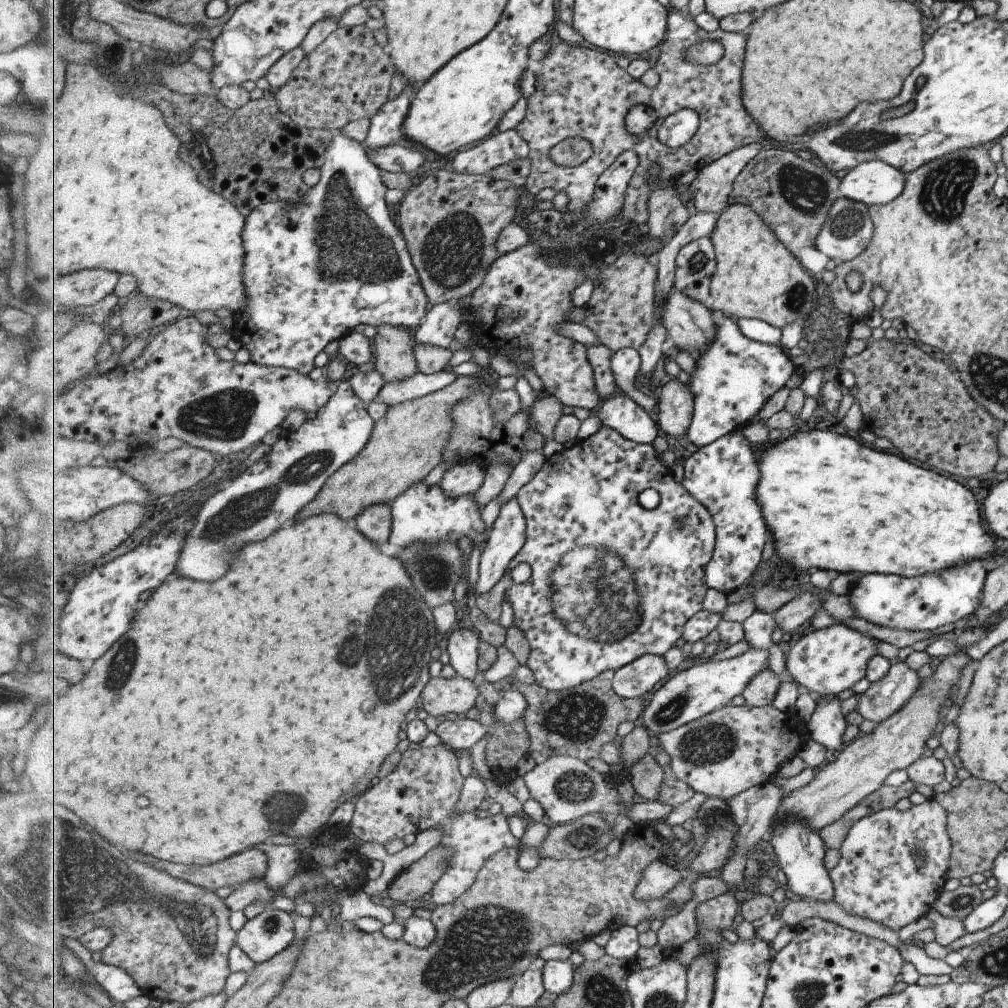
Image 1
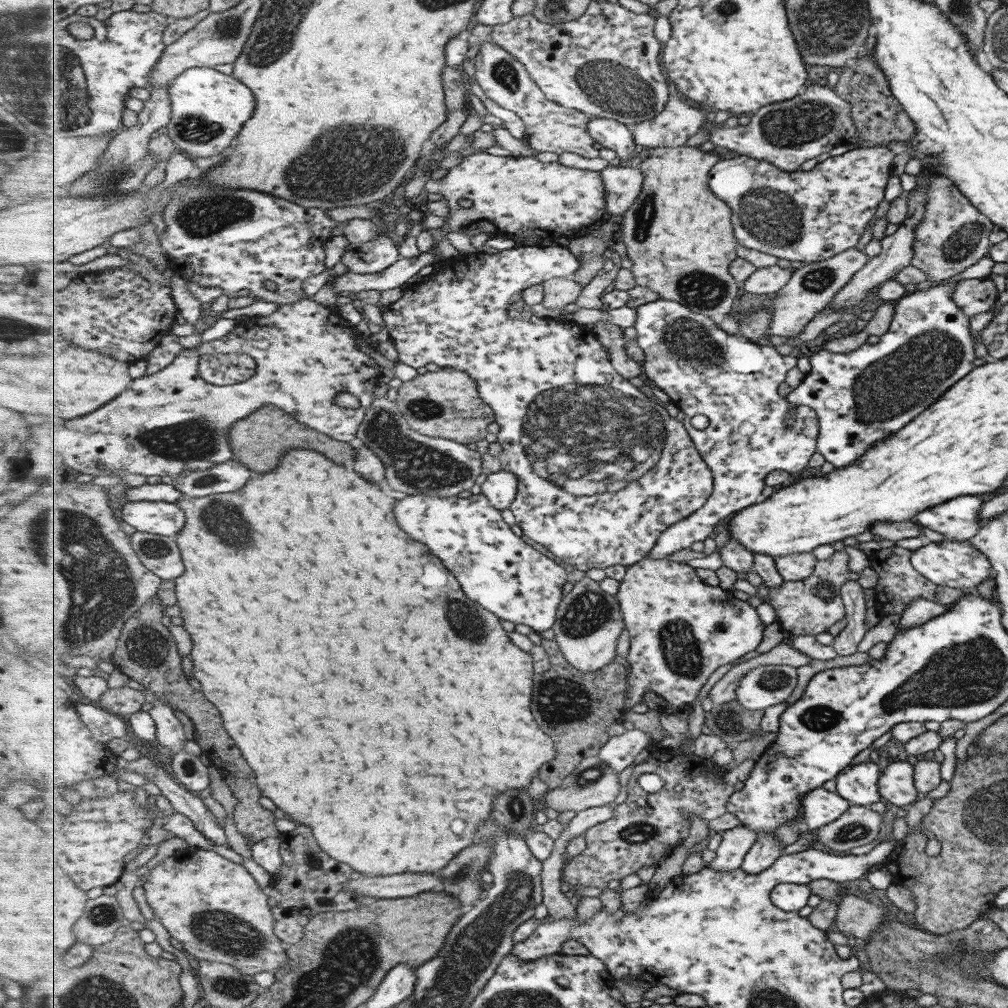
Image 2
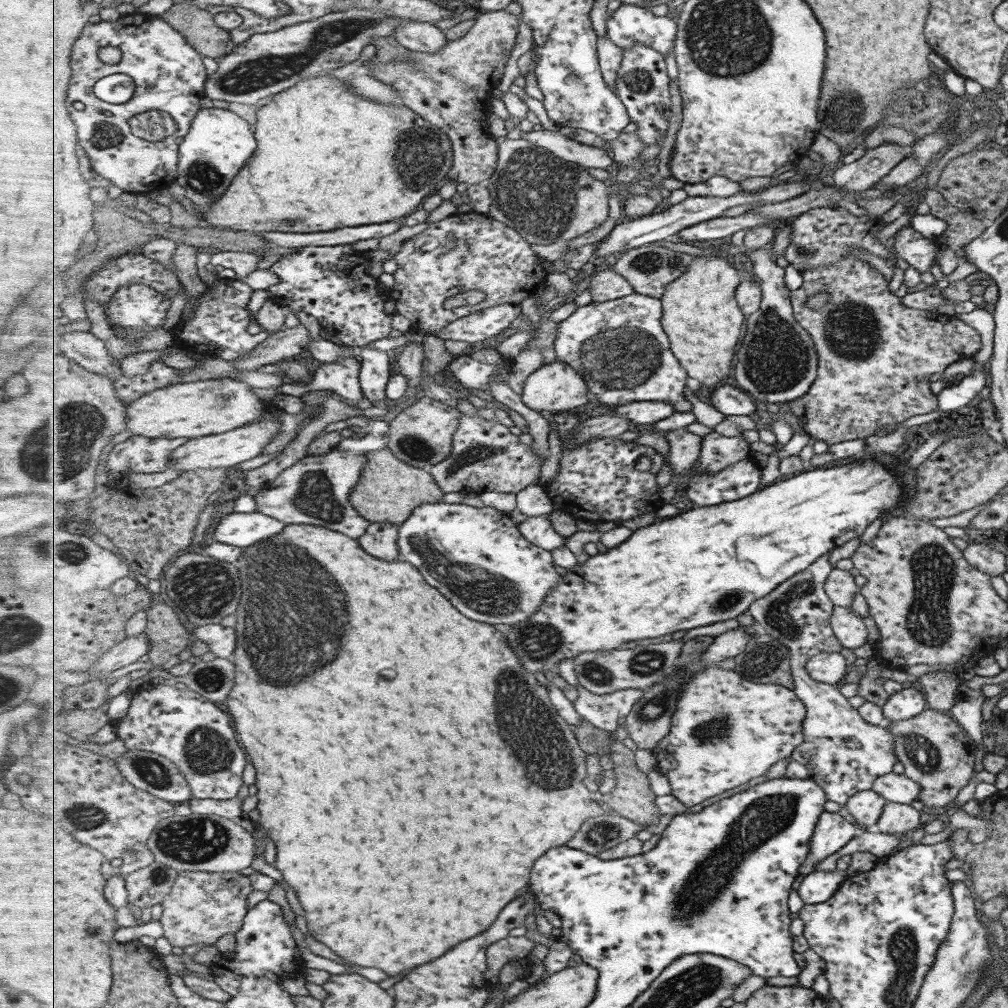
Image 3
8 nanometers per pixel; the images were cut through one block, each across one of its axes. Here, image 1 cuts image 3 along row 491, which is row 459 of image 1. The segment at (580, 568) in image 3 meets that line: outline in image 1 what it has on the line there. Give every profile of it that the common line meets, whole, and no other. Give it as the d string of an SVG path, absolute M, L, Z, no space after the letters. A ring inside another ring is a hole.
M804 426L784 434L782 438L770 445L766 444L757 450L755 456L757 456L759 468L762 470L762 480L758 493L763 514L767 519L768 534L773 537L774 550L777 552L779 562L793 570L816 568L816 570L825 570L825 572L833 570L833 572L841 574L846 572L885 573L911 578L911 576L937 573L939 570L945 570L945 568L951 568L951 566L963 566L963 564L973 562L973 560L983 561L985 558L991 558L992 563L990 565L998 560L994 554L996 549L993 545L996 539L981 526L979 506L975 502L974 494L971 494L966 486L962 486L950 476L935 474L935 471L915 466L915 464L884 450L874 450L858 444L849 435L843 436L829 430L808 429Z

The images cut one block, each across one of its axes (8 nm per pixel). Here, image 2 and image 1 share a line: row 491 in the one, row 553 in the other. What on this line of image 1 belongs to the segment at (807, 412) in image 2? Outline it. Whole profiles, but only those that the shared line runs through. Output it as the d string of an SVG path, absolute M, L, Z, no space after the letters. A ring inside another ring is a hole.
M733 431L721 438L718 438L718 440L713 442L713 444L701 447L697 452L692 454L683 465L684 477L682 478L682 485L686 487L686 489L693 494L701 504L703 504L703 506L707 507L707 510L711 512L711 516L713 516L713 520L715 520L715 526L717 526L716 547L713 558L711 558L711 562L709 562L706 568L706 583L708 584L708 588L719 590L719 592L723 592L725 595L731 594L731 592L735 592L735 590L739 590L739 588L744 587L747 584L747 580L755 574L755 570L759 569L763 564L763 550L765 550L765 544L767 544L769 534L767 530L767 519L765 518L765 514L763 514L763 507L759 502L758 490L761 485L762 470L759 468L757 456L755 456L756 452L757 449L751 442L749 442L749 440L747 440L747 436L745 436L743 432Z

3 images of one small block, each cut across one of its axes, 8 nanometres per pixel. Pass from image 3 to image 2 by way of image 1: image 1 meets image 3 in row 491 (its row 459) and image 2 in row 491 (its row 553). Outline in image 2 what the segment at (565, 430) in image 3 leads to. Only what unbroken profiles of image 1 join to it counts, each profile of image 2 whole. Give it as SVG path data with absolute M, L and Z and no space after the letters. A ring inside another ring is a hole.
M551 244L543 247L515 246L494 254L477 252L471 255L460 255L454 260L444 259L441 264L438 270L430 274L427 281L406 286L405 294L399 300L381 308L385 329L398 351L398 360L415 369L427 366L427 364L436 364L442 368L455 368L455 370L467 372L471 378L475 379L475 382L478 382L481 398L495 412L496 422L500 427L497 441L502 447L502 452L497 457L501 462L501 468L519 476L519 494L515 502L511 504L510 510L523 534L541 544L555 557L585 572L590 568L604 569L615 564L621 564L627 568L647 559L647 556L656 548L659 537L671 525L691 516L705 506L714 492L714 476L708 462L705 462L697 450L684 421L680 422L670 417L650 393L635 386L630 379L619 374L611 362L609 349L600 342L593 328L590 329L588 325L569 319L541 318L534 314L532 306L526 300L525 292L531 286L543 285L553 278L574 276L575 272L583 267L579 255L575 255L568 246ZM513 305L519 309L519 318L513 318L513 316L511 318L507 314L509 307Z

